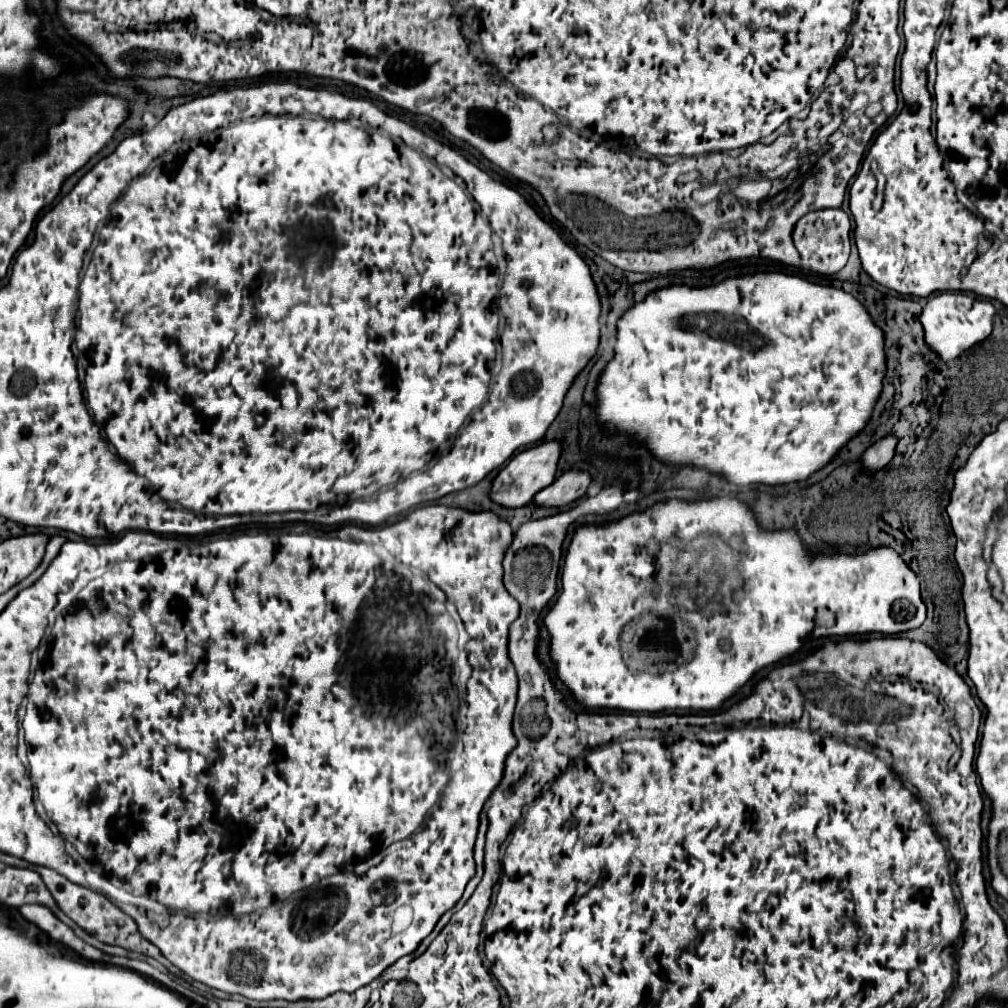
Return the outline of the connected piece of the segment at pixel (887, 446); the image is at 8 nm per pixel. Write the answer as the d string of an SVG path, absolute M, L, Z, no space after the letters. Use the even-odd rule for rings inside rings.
M886 436L878 442L874 442L864 454L862 454L862 466L866 468L866 472L876 472L884 466L888 466L888 462L894 456L894 448L896 448L896 436Z

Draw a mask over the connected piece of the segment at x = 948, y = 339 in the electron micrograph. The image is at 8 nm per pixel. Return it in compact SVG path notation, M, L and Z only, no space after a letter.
M945 291L942 294L935 292L928 304L922 310L920 322L926 332L926 342L930 348L944 360L950 362L960 356L966 348L982 342L992 332L994 322L994 306L988 300L978 300L960 291Z

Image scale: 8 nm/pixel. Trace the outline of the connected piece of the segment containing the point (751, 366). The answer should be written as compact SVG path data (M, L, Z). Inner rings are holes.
M764 272L754 276L726 278L724 282L710 288L668 286L648 294L644 302L634 304L618 320L618 342L614 346L614 358L606 364L596 390L600 398L598 418L610 430L630 432L638 436L638 440L642 440L662 462L702 466L710 472L724 474L726 480L730 480L740 488L750 484L776 486L776 484L786 484L790 480L806 480L812 472L826 466L832 460L832 456L866 426L866 420L870 418L874 402L878 400L882 390L884 372L886 372L886 364L884 364L882 330L872 322L864 306L854 296L842 290L836 290L830 286L818 286L800 276L790 276L782 272Z

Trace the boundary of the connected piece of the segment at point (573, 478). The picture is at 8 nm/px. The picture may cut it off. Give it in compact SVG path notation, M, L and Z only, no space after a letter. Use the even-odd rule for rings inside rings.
M566 470L560 478L556 478L550 486L546 486L544 490L540 490L534 496L534 504L562 508L562 506L578 500L580 496L584 496L590 482L592 482L592 478L590 478L588 472L584 472L584 470Z

